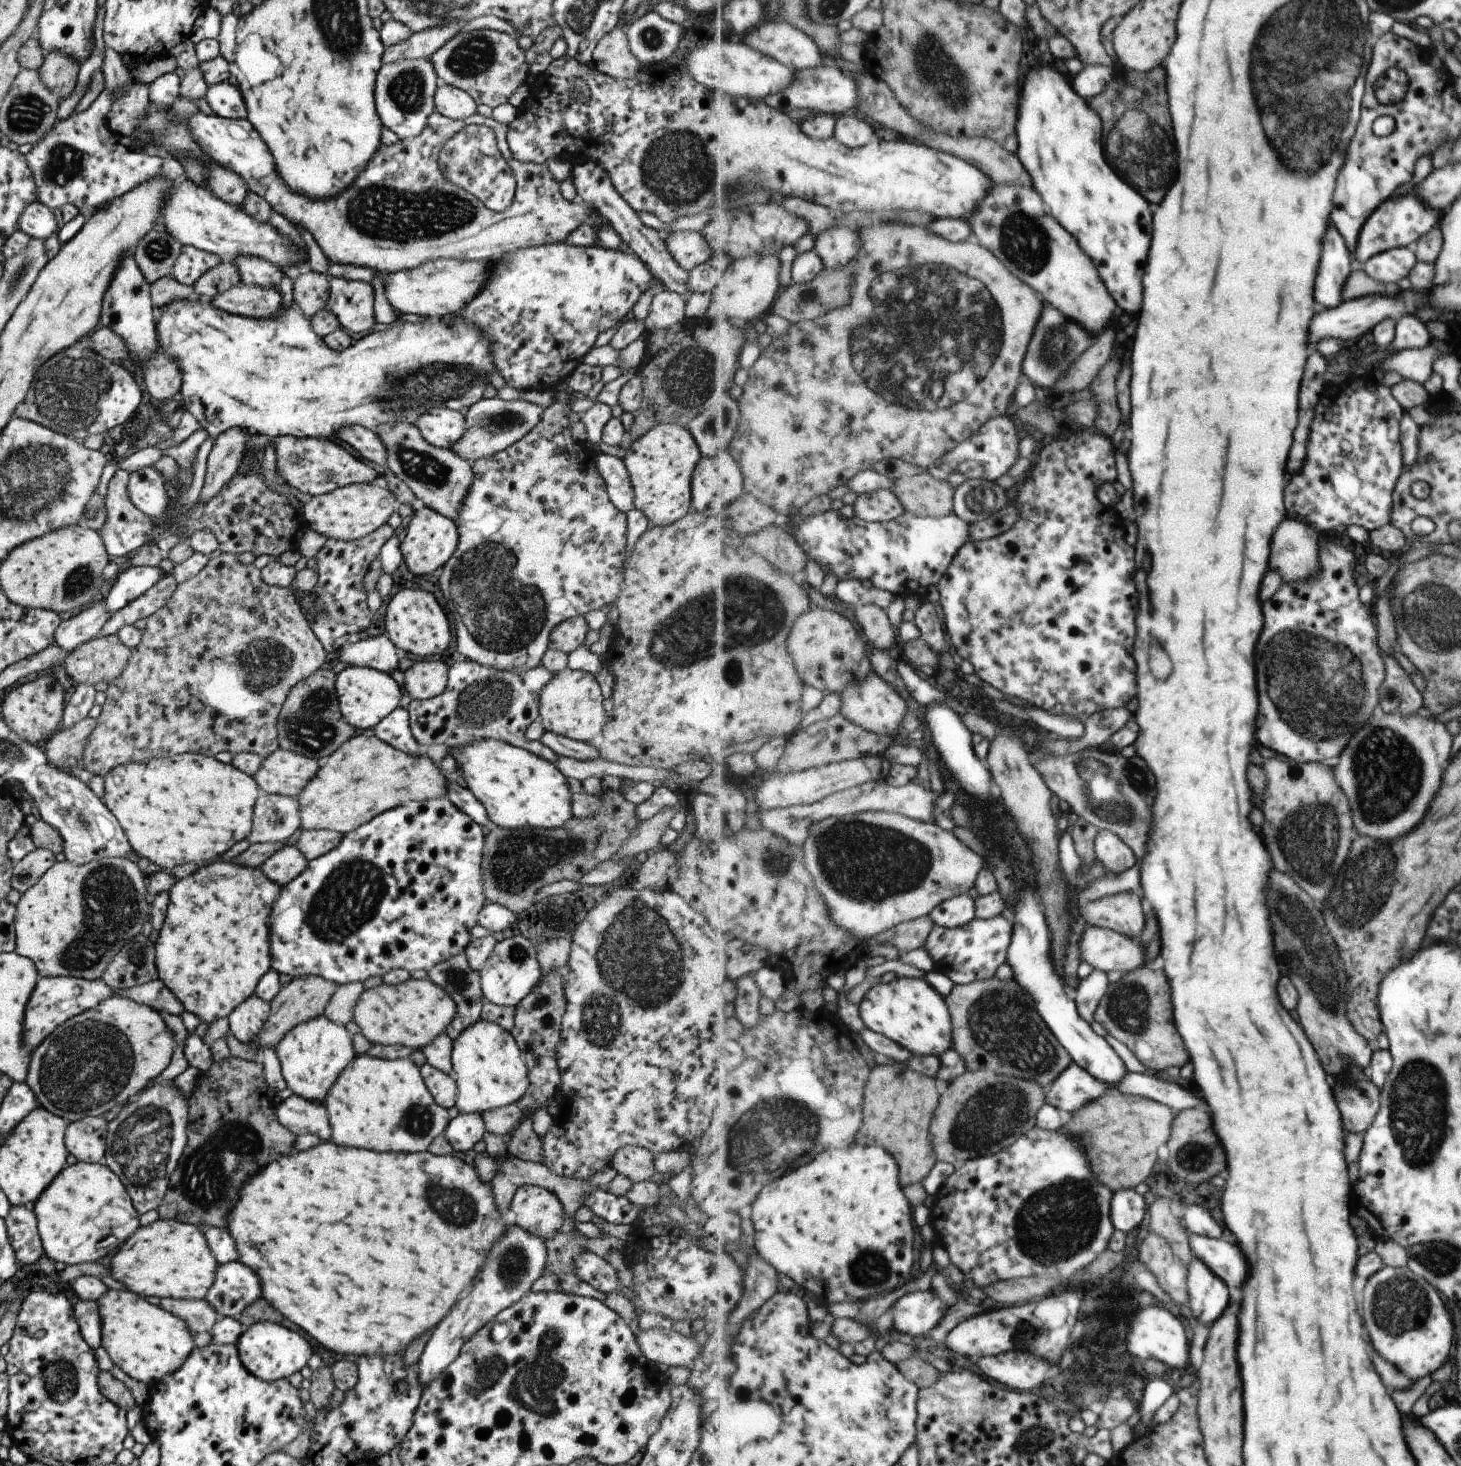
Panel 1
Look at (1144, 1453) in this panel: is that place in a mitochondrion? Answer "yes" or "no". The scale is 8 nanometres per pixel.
no

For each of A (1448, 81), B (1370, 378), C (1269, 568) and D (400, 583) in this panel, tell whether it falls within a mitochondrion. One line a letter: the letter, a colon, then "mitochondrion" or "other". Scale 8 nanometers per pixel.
A: other
B: other
C: other
D: other

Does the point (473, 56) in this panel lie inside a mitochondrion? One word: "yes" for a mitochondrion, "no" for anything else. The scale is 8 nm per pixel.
yes

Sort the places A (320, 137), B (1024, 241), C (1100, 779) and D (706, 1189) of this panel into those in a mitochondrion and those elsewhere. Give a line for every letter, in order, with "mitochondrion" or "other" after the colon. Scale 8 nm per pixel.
A: other
B: mitochondrion
C: mitochondrion
D: other

